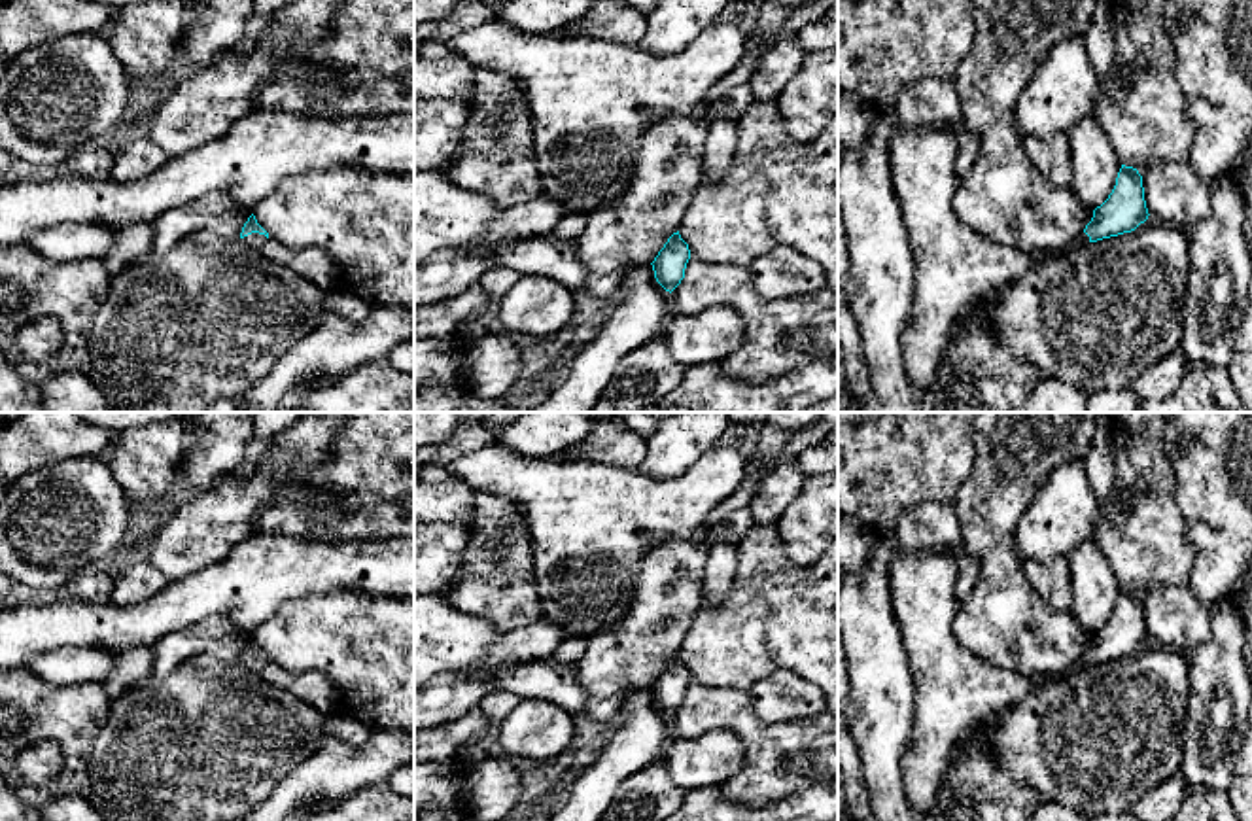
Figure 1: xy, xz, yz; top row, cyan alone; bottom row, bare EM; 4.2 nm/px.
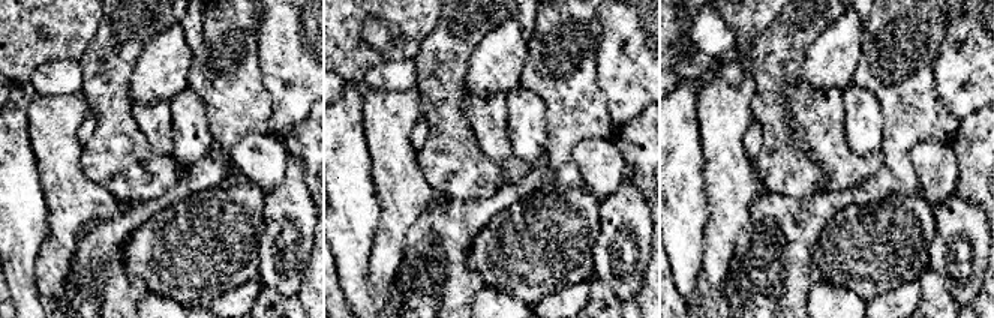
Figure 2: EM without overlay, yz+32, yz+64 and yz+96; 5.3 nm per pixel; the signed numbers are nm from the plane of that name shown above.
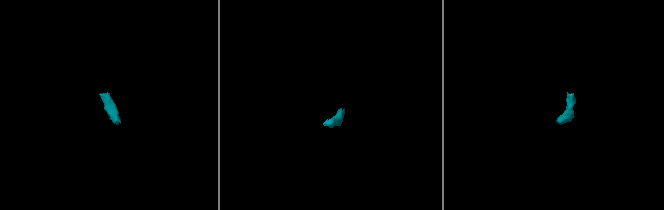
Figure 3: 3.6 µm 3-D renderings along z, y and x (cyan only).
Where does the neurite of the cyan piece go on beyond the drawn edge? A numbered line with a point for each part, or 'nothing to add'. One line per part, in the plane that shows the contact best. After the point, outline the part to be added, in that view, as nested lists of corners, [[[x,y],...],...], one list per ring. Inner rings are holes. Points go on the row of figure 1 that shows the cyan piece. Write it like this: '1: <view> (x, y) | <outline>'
1: xy (256, 241) | [[[252,233],[252,235],[244,236],[242,242],[246,246],[250,246],[252,250],[261,252],[263,246],[265,246],[265,242],[267,242],[267,236],[265,235],[259,235],[259,233]]]

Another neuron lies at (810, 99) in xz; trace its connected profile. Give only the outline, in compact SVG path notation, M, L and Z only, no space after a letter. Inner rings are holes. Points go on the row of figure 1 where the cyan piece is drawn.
M838 47L806 53L775 104L791 138L815 140L838 114Z

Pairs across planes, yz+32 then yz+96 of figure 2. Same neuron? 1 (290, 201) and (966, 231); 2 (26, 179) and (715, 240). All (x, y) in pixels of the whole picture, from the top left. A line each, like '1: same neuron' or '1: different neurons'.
1: same neuron
2: different neurons

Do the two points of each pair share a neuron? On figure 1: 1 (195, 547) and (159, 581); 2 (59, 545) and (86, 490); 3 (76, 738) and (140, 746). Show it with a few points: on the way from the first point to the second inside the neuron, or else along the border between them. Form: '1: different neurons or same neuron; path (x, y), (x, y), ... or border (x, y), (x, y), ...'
1: different neurons; border (150, 560), (169, 579)
2: same neuron; path (59, 532), (59, 523), (76, 504)
3: different neurons; border (110, 702), (106, 721), (93, 744), (87, 784)

